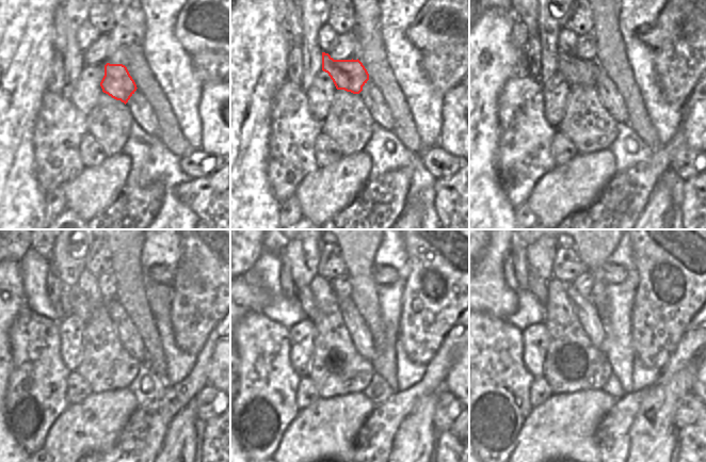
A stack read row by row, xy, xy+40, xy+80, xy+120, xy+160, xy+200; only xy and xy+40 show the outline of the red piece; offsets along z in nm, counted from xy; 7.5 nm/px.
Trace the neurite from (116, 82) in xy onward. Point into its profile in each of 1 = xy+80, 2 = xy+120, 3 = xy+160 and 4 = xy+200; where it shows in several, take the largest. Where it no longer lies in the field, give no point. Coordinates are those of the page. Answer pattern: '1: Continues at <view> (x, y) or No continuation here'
1: Continues at xy+80 (578, 72)
2: Continues at xy+120 (81, 306)
3: Continues at xy+160 (304, 295)
4: Continues at xy+200 (536, 285).

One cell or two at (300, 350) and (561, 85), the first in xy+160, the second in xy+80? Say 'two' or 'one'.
one

